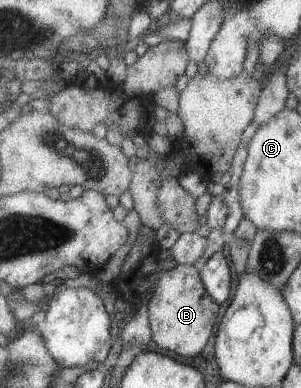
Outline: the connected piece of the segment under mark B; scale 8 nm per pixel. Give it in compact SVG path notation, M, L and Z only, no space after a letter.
M177 265L171 270L163 271L148 302L152 340L161 350L183 358L197 356L203 350L219 319L221 305L210 297L199 271L197 265Z

